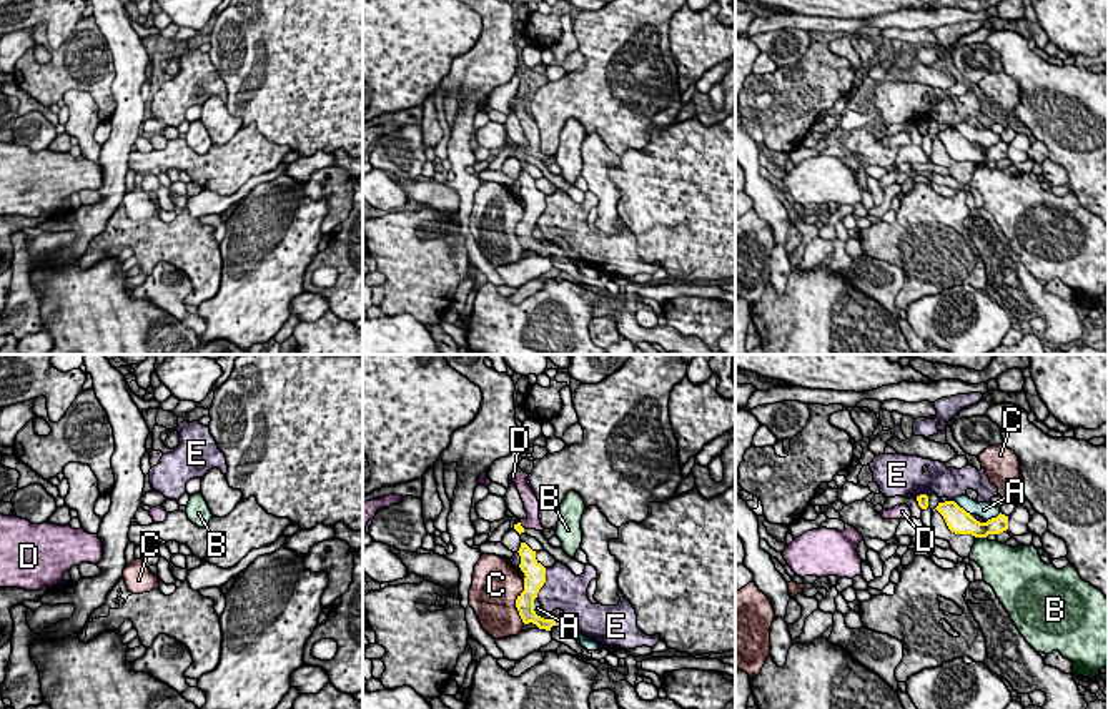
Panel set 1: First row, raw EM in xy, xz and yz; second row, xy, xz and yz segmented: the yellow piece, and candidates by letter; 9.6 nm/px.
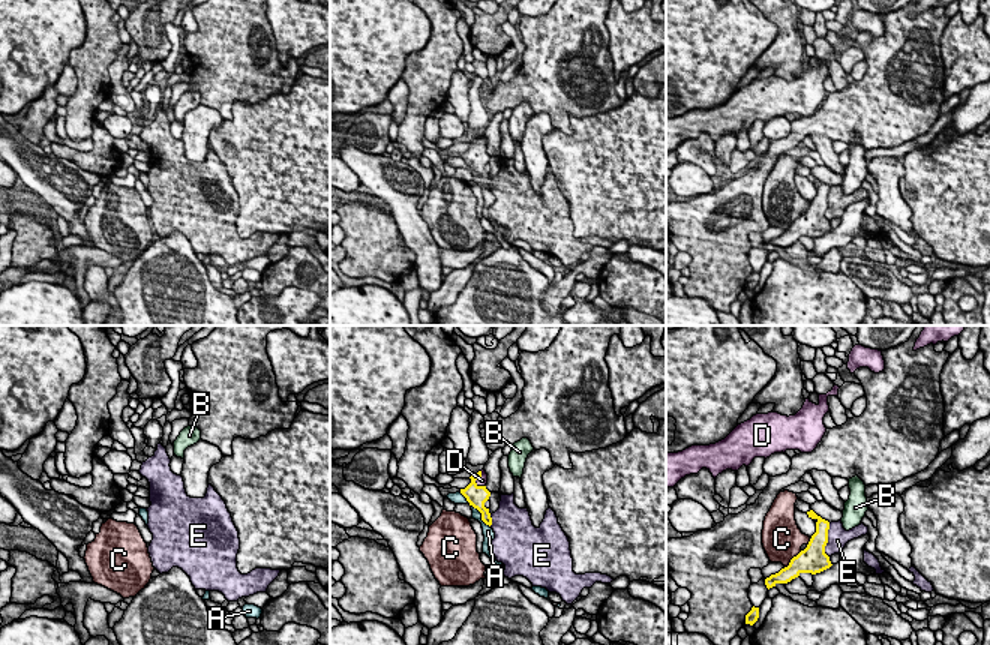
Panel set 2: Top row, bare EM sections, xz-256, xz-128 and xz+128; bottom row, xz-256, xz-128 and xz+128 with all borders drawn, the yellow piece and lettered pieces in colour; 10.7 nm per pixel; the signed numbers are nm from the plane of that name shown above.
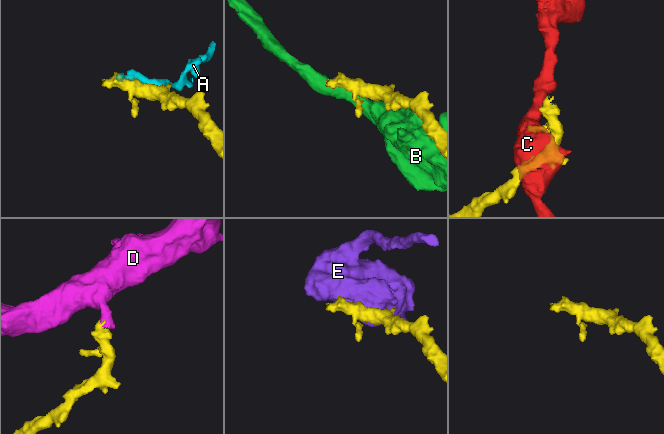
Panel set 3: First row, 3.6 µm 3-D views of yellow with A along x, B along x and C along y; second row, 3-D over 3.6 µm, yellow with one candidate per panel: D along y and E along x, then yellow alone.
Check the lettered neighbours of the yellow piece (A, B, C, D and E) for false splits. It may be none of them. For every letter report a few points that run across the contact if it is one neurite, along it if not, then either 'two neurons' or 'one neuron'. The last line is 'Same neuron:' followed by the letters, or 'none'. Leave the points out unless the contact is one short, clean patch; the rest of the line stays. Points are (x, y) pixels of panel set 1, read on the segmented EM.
A: two neurons
B: two neurons
C: two neurons
D: xz (518, 526), (519, 525), (531, 516), (531, 505) | one neuron
E: two neurons
Same neuron: D

